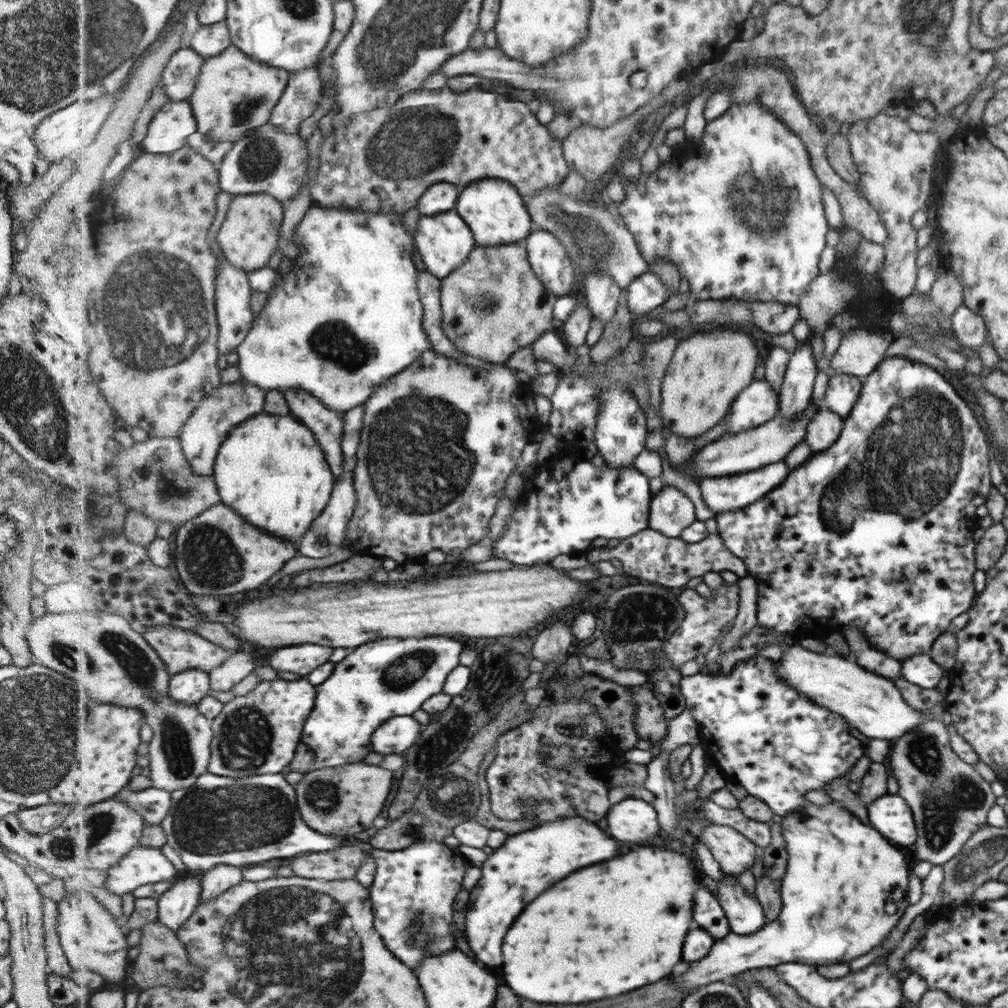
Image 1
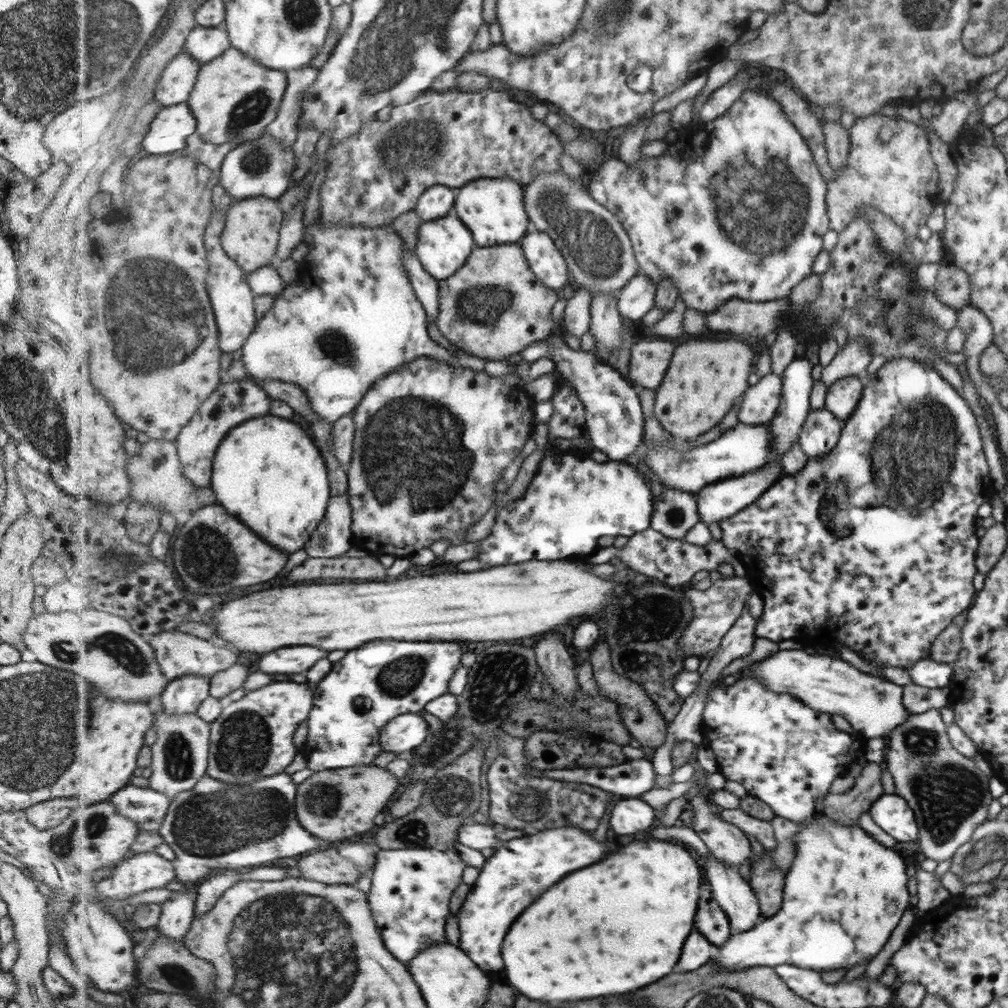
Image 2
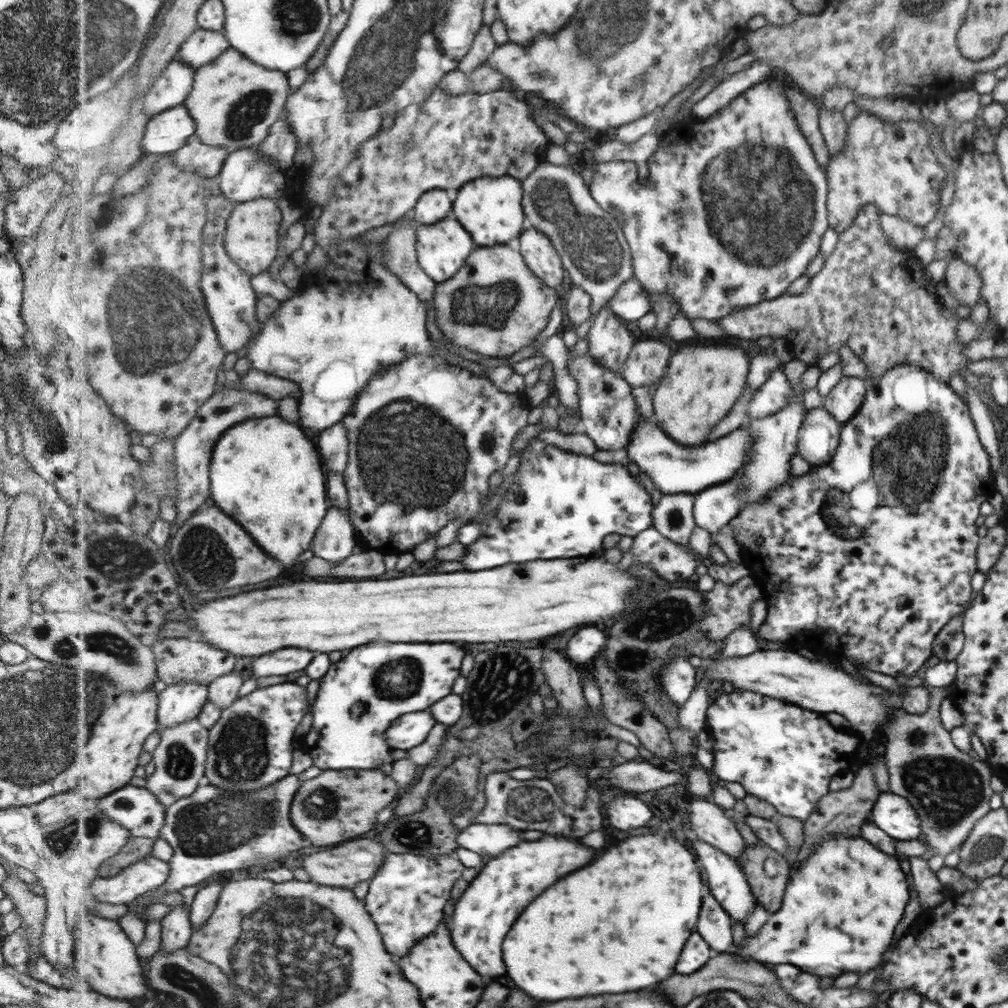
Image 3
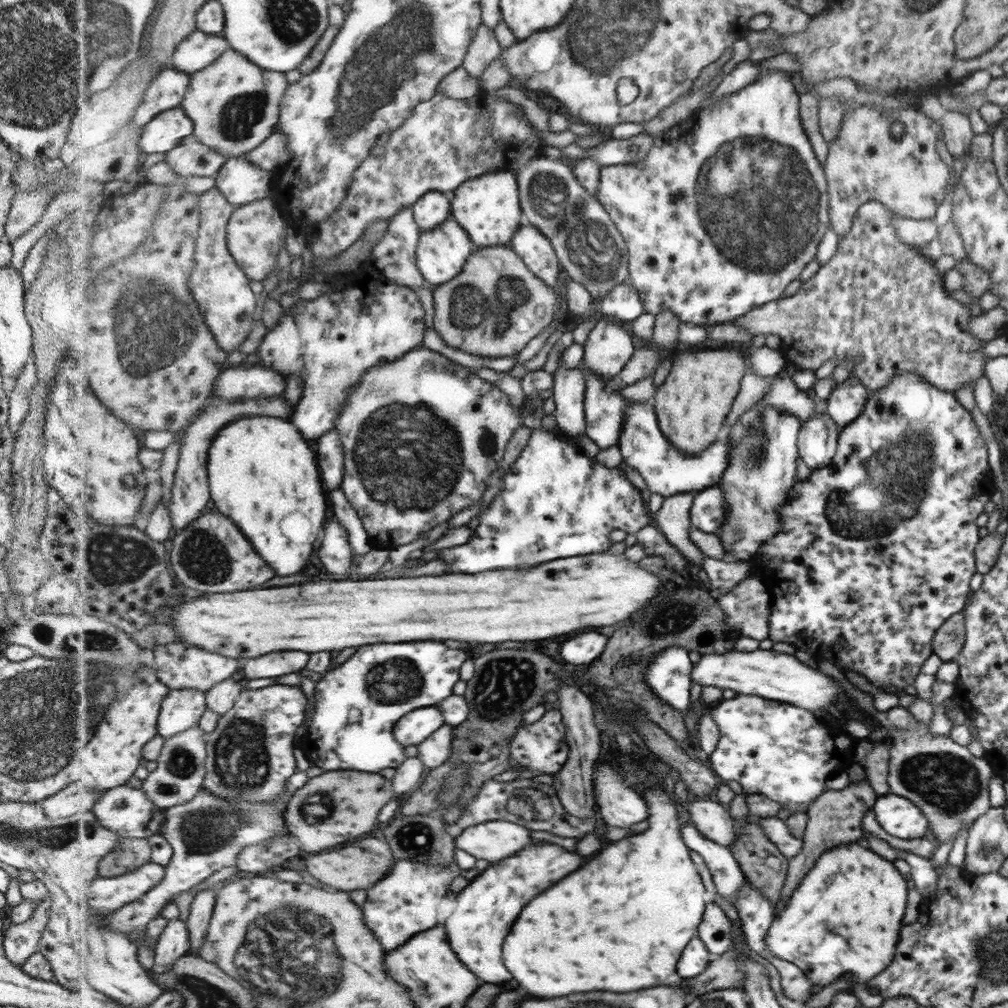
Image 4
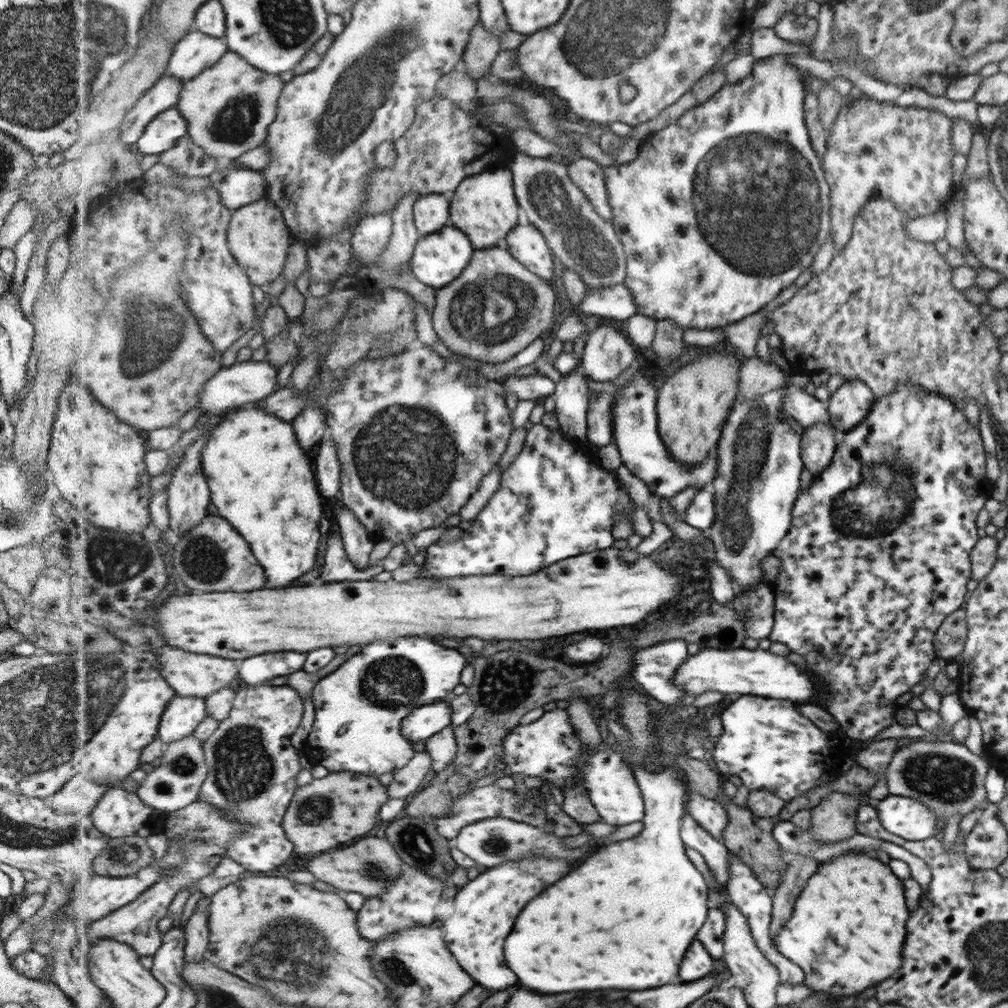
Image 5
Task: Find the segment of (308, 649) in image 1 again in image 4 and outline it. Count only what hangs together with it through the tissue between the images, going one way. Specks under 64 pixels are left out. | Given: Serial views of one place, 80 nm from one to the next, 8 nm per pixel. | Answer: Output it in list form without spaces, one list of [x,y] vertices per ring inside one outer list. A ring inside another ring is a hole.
[[[301,650],[293,652],[279,652],[279,654],[265,654],[261,658],[253,658],[242,667],[247,674],[245,680],[248,682],[255,679],[271,679],[283,674],[293,674],[299,672],[307,666],[311,654],[305,654]]]

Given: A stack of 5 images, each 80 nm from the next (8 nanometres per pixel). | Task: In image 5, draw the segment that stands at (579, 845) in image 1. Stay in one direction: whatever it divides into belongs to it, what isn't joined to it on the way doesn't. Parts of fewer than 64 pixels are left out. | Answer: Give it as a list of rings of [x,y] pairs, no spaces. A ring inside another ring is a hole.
[[[531,856],[523,862],[505,862],[497,868],[491,868],[489,872],[481,874],[477,880],[469,882],[467,886],[457,894],[455,898],[455,914],[441,923],[445,928],[446,942],[449,950],[455,954],[455,958],[465,970],[469,970],[473,978],[477,978],[477,984],[491,988],[491,990],[507,990],[513,984],[519,982],[517,974],[511,972],[505,960],[505,940],[513,932],[515,920],[521,914],[521,910],[541,894],[541,890],[547,890],[547,886],[553,886],[557,880],[567,876],[571,872],[569,860],[557,860],[557,858],[539,858]]]

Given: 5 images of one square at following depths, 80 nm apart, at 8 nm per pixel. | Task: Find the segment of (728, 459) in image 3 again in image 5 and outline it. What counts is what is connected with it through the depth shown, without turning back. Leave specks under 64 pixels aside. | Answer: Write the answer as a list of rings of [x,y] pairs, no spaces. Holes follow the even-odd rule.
[[[639,372],[629,384],[623,386],[623,391],[615,399],[611,411],[614,416],[614,442],[619,447],[624,465],[644,480],[654,495],[670,499],[686,488],[694,486],[700,490],[706,484],[713,482],[720,470],[720,458],[715,449],[703,462],[696,465],[686,465],[678,461],[668,451],[660,435],[658,398],[658,390]]]

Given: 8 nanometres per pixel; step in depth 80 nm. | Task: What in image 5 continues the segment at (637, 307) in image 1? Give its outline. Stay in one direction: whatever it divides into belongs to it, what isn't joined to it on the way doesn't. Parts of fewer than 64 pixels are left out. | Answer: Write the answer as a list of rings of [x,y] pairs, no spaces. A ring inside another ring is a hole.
[[[626,285],[588,289],[587,297],[583,299],[578,309],[598,318],[605,316],[624,322],[638,314],[635,298]]]

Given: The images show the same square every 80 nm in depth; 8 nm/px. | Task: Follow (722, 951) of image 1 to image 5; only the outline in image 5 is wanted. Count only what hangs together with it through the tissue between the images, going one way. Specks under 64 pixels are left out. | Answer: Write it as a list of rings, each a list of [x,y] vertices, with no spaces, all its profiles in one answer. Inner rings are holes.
[[[853,852],[823,862],[796,896],[791,912],[772,942],[781,956],[801,967],[804,971],[803,984],[812,992],[851,996],[884,980],[903,964],[903,922],[907,920],[903,886],[899,878],[893,876],[889,866],[881,864],[879,860]]]

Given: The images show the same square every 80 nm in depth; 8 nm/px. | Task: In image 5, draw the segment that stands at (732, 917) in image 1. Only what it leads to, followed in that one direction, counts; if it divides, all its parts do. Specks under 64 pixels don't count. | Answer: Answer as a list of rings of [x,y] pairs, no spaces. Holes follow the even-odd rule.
[[[688,813],[682,822],[681,836],[689,848],[695,849],[704,858],[710,871],[715,872],[719,885],[729,884],[731,879],[731,851],[724,841],[717,840],[698,820]]]

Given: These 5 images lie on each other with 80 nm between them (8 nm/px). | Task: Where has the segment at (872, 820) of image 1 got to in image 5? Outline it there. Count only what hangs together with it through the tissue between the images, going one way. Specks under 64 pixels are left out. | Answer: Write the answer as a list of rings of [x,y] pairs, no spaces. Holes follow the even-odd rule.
[[[887,795],[873,803],[885,830],[899,838],[920,841],[935,836],[935,824],[939,824],[937,812],[929,811],[922,800],[913,796]]]

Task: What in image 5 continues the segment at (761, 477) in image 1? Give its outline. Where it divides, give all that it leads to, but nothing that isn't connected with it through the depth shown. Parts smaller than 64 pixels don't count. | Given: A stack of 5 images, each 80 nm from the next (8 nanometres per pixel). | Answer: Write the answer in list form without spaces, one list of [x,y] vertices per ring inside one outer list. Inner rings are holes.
[[[713,482],[706,484],[695,495],[686,510],[686,521],[706,532],[712,528],[716,522],[716,490]]]

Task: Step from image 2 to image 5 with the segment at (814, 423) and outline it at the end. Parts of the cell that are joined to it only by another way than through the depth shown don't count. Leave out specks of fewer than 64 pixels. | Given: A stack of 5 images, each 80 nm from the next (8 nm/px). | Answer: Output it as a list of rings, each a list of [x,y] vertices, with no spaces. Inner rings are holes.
[[[826,422],[803,429],[799,441],[800,457],[804,467],[816,477],[832,461],[839,434]]]

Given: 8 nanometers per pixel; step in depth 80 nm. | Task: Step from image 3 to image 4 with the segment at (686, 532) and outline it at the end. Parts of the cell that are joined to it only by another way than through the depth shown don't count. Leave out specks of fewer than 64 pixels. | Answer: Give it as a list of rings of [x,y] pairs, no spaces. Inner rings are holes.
[[[689,492],[664,497],[662,507],[653,517],[665,538],[701,569],[706,555],[689,540],[690,532],[695,527],[692,521],[695,495],[696,492]]]

